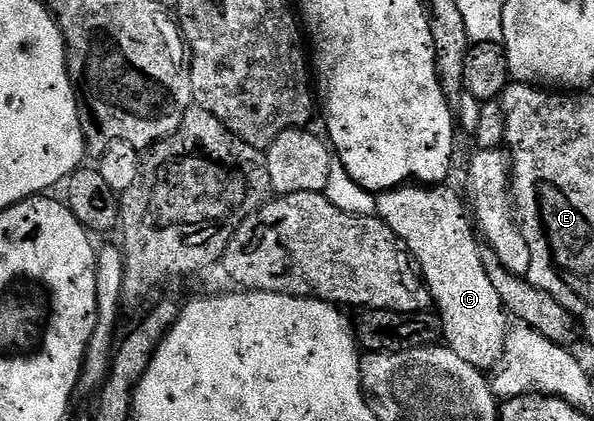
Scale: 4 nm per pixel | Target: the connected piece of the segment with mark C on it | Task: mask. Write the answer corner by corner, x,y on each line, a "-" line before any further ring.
407,184
396,190
381,191
377,195
376,214
410,249
411,259
417,262
426,279
426,286
434,295
436,313
442,319
445,345
456,352
460,360
489,372
502,359
508,311
492,280
488,280
488,272
484,272
483,247
467,203
461,193
458,195
448,187
446,184

